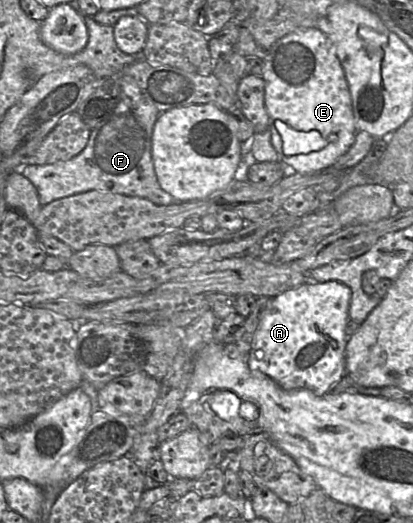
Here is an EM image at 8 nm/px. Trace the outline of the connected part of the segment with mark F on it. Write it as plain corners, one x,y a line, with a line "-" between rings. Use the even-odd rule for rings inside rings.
118,73
110,78
116,78
120,87
119,100
113,111
91,129
88,142
79,154
67,161
58,161
46,165
26,165
16,171
35,186
42,206
54,200
90,190
146,198
157,205
179,203
159,185
151,155
153,127
161,112
146,99
132,77

